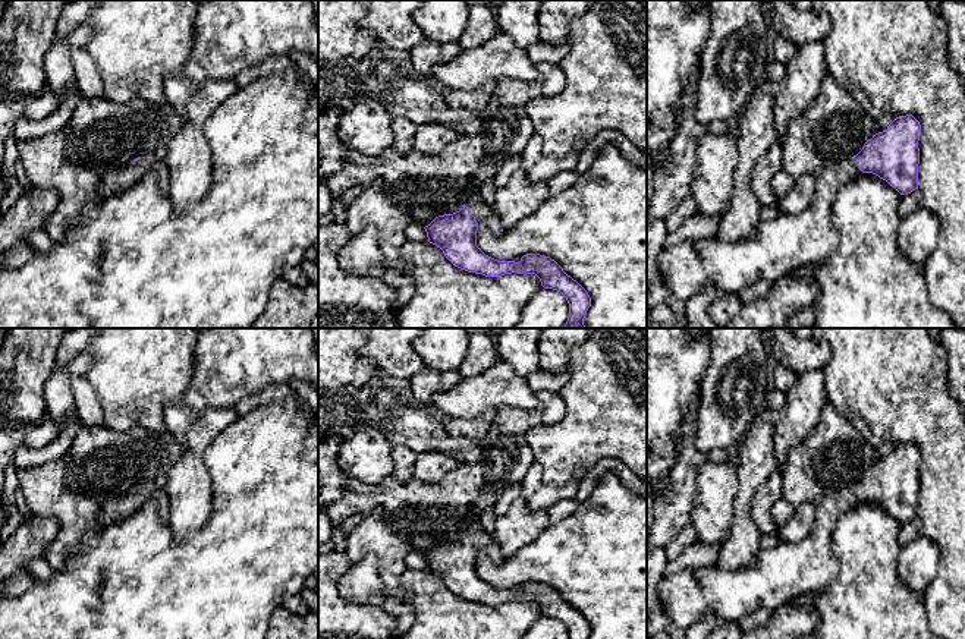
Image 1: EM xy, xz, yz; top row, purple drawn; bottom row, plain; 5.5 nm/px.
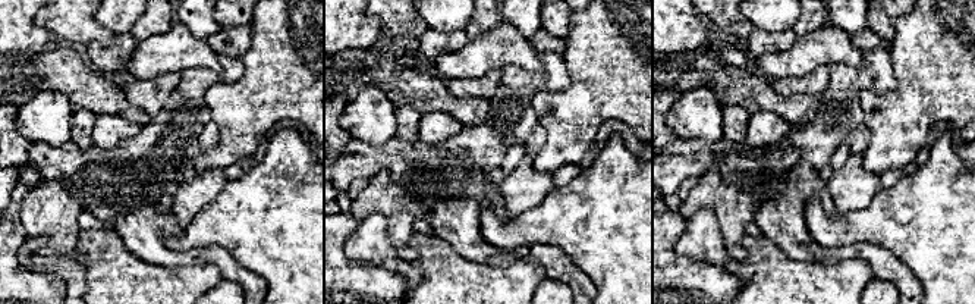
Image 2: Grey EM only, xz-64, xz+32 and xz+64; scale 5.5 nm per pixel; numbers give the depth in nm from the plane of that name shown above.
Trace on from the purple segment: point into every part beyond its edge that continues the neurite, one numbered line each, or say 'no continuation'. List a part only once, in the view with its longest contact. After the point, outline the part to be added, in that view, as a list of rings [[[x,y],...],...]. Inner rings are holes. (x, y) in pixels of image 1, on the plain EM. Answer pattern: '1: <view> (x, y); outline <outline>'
1: xz (486, 543); outline [[[468,522],[463,533],[468,535],[478,553],[485,554],[494,564],[502,561],[502,548],[494,533],[484,531],[481,522]]]

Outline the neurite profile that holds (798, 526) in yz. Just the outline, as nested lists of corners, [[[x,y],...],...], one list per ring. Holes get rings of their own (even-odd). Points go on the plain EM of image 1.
[[[804,503],[795,509],[793,516],[789,522],[779,531],[783,541],[790,544],[798,544],[807,538],[814,522],[815,503]]]

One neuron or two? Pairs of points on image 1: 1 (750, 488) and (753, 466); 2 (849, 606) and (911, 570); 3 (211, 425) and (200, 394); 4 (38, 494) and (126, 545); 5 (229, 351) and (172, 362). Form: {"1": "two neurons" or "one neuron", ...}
{"1": "one neuron", "2": "two neurons", "3": "two neurons", "4": "two neurons", "5": "two neurons"}

